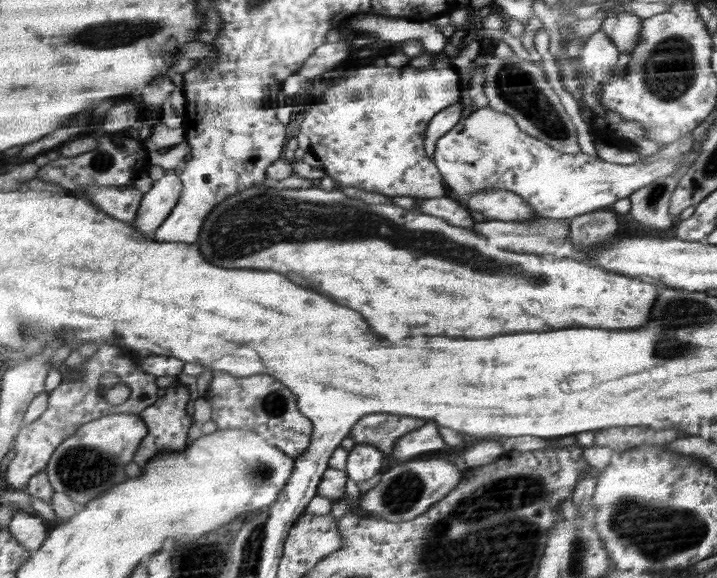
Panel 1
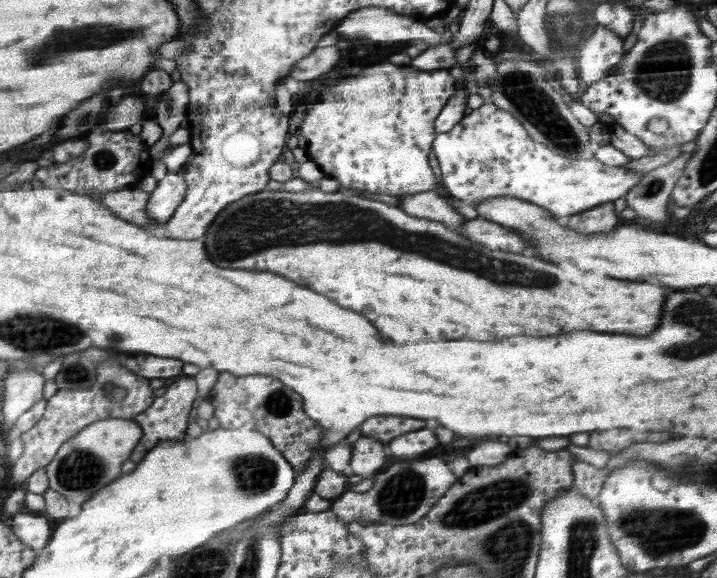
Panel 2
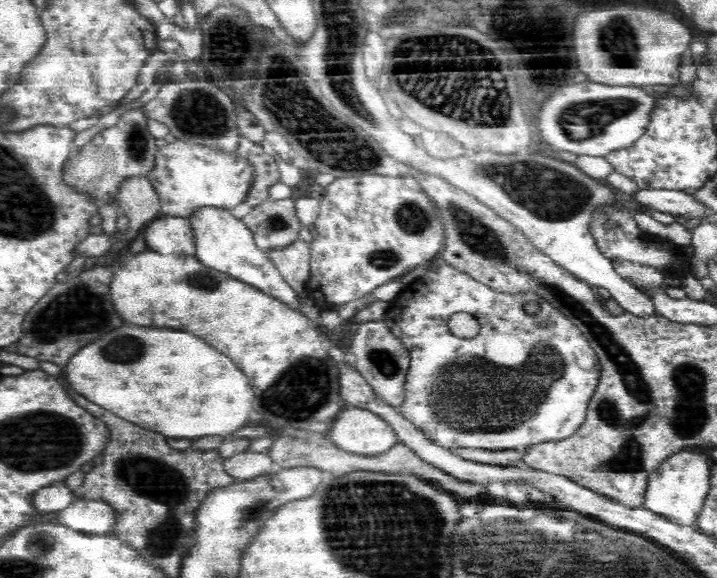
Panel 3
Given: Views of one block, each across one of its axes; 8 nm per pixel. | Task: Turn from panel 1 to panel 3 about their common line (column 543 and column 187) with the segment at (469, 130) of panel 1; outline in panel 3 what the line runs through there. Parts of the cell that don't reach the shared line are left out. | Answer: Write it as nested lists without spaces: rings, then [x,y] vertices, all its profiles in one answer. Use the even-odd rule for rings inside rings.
[[[176,139],[159,147],[155,154],[155,165],[147,177],[160,197],[164,214],[189,218],[198,207],[232,209],[244,202],[254,182],[254,174],[254,166],[238,153]]]

